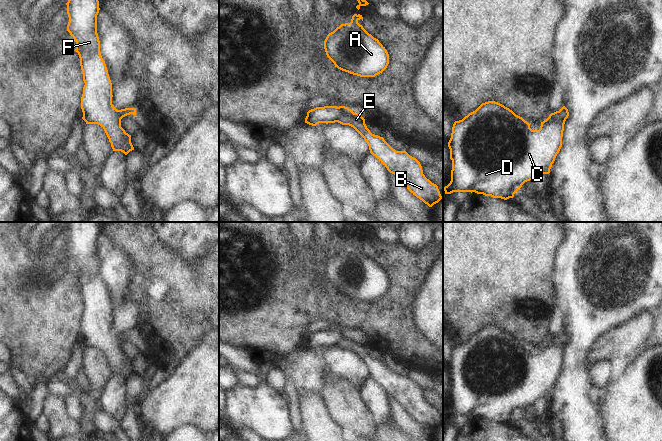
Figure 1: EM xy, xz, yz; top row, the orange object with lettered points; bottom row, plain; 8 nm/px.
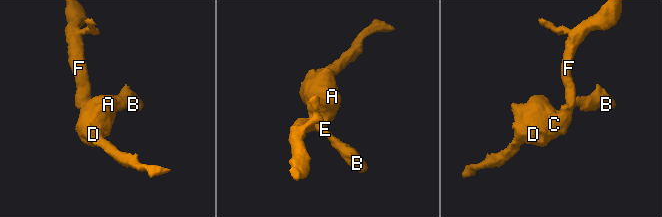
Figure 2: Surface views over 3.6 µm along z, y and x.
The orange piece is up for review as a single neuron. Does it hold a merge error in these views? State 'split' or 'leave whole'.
split

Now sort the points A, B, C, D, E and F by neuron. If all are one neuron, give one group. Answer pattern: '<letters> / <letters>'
A C D F / B E

